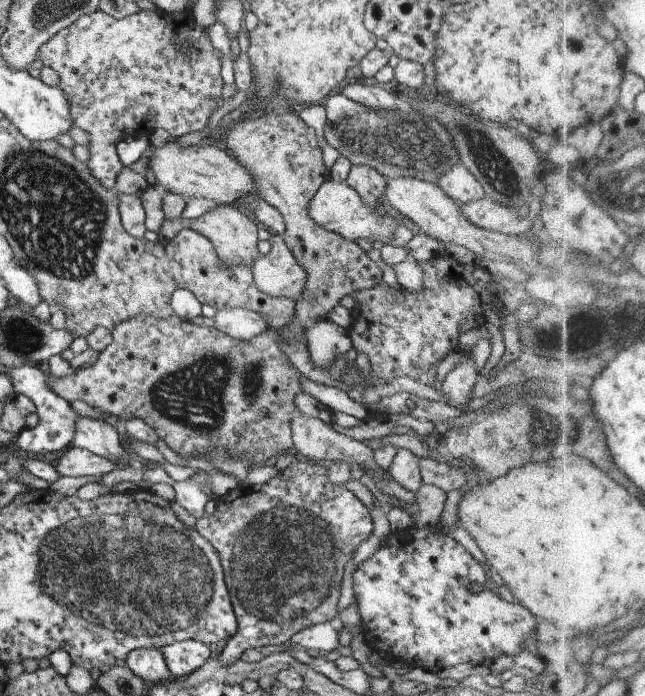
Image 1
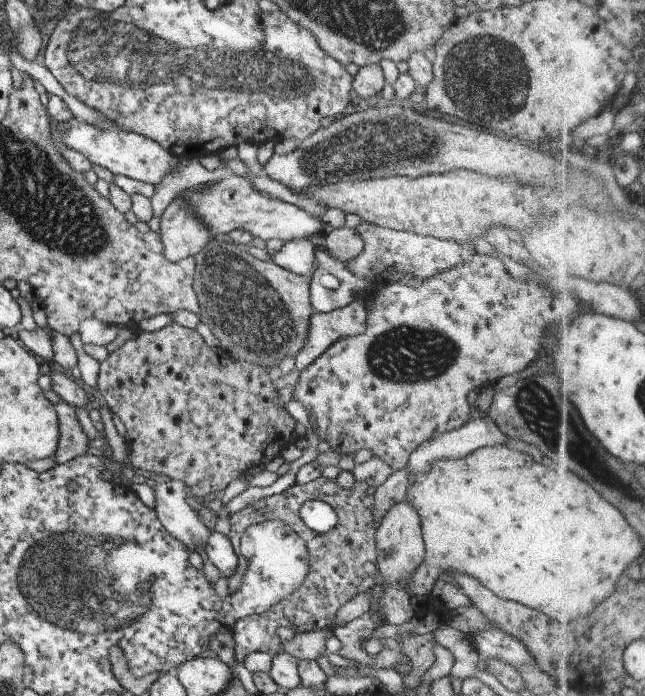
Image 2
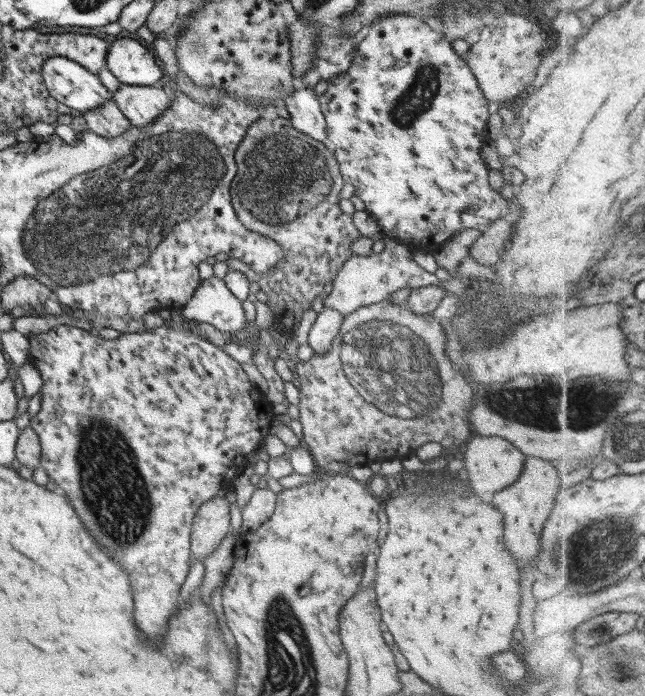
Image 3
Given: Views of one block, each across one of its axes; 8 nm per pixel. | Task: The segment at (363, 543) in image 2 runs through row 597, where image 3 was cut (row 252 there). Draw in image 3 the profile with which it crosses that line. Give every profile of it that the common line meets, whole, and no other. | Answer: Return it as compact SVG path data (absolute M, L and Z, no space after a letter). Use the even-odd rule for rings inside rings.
M283 117L275 120L262 118L255 120L239 144L235 153L238 172L229 188L232 206L240 222L248 230L268 235L280 243L282 249L286 249L286 254L292 254L290 268L296 270L290 270L288 306L270 307L272 324L280 324L283 332L292 336L291 333L301 320L302 312L311 308L316 298L323 296L324 286L333 282L344 262L354 255L352 244L361 237L360 231L356 228L352 215L344 213L338 204L340 190L345 180L328 144L306 133L296 132L291 120Z

